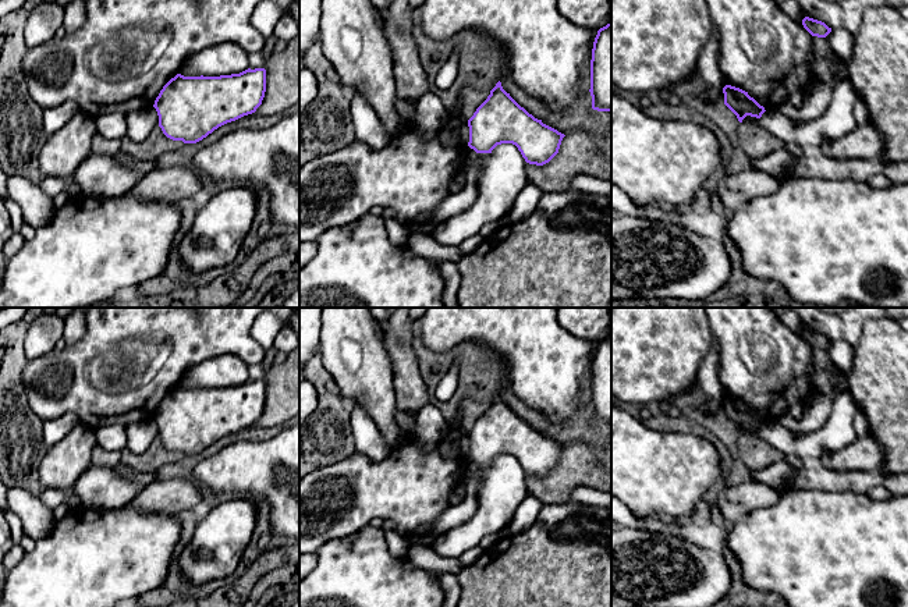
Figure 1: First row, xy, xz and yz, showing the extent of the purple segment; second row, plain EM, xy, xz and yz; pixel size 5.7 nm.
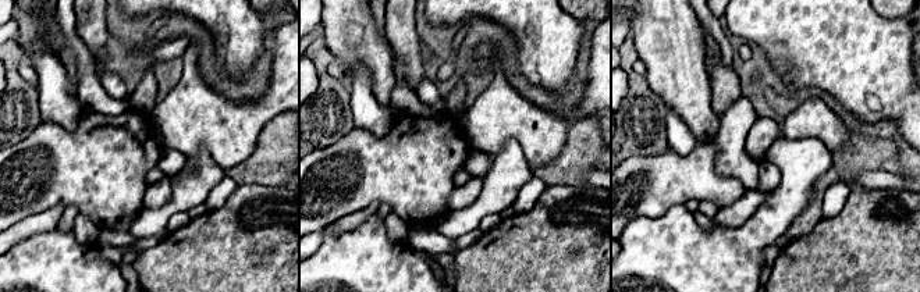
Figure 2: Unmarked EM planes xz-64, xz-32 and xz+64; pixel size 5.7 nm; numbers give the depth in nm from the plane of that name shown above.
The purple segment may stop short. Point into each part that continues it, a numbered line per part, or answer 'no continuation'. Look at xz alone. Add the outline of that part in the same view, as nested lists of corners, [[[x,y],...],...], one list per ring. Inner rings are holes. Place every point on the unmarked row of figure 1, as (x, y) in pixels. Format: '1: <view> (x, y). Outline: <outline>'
no continuation

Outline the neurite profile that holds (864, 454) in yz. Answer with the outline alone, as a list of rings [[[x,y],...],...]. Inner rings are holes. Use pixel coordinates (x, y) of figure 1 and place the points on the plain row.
[[[872,436],[855,440],[845,448],[824,454],[820,458],[823,466],[833,471],[870,471],[882,472],[886,452]]]

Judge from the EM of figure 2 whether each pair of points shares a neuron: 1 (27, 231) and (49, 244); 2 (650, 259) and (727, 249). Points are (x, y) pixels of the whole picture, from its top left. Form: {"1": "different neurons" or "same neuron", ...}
{"1": "different neurons", "2": "same neuron"}

